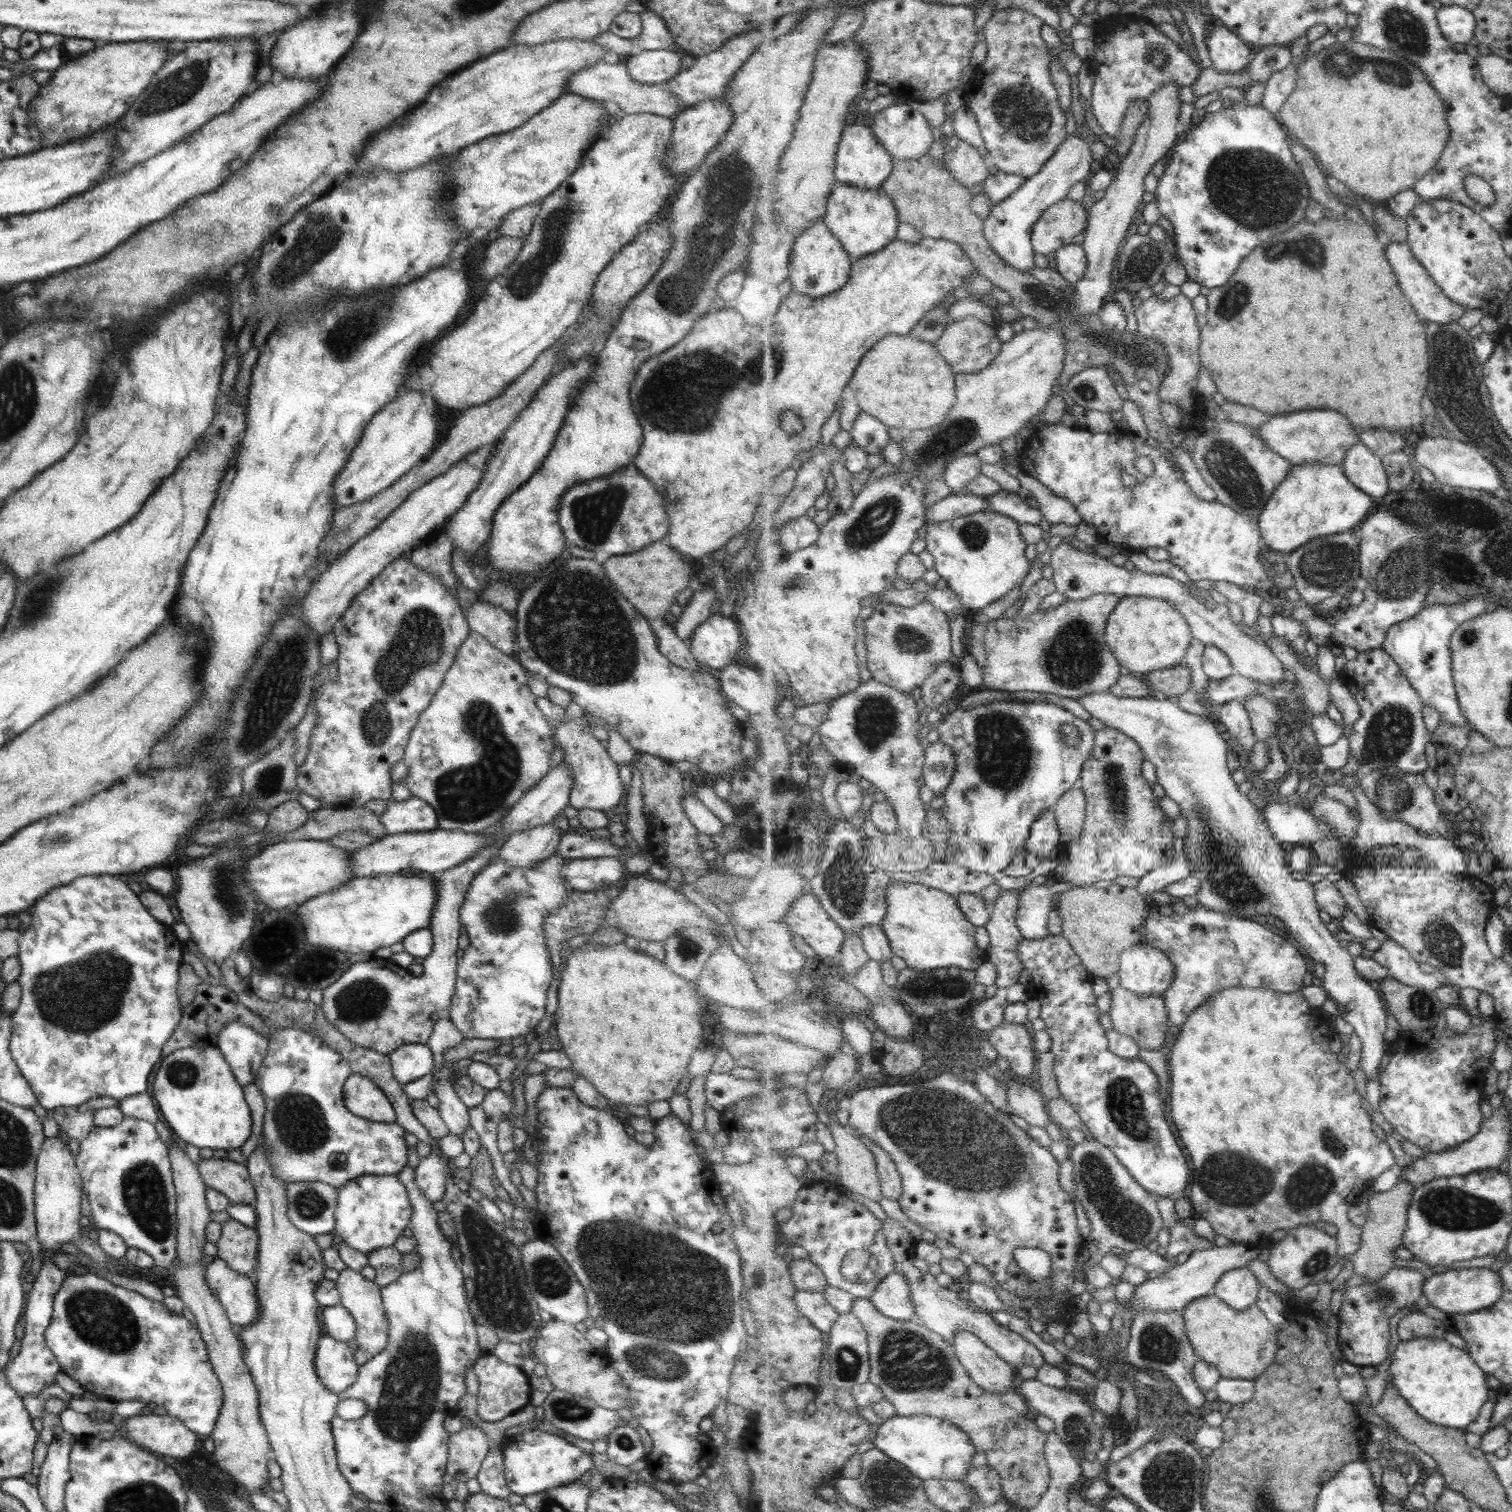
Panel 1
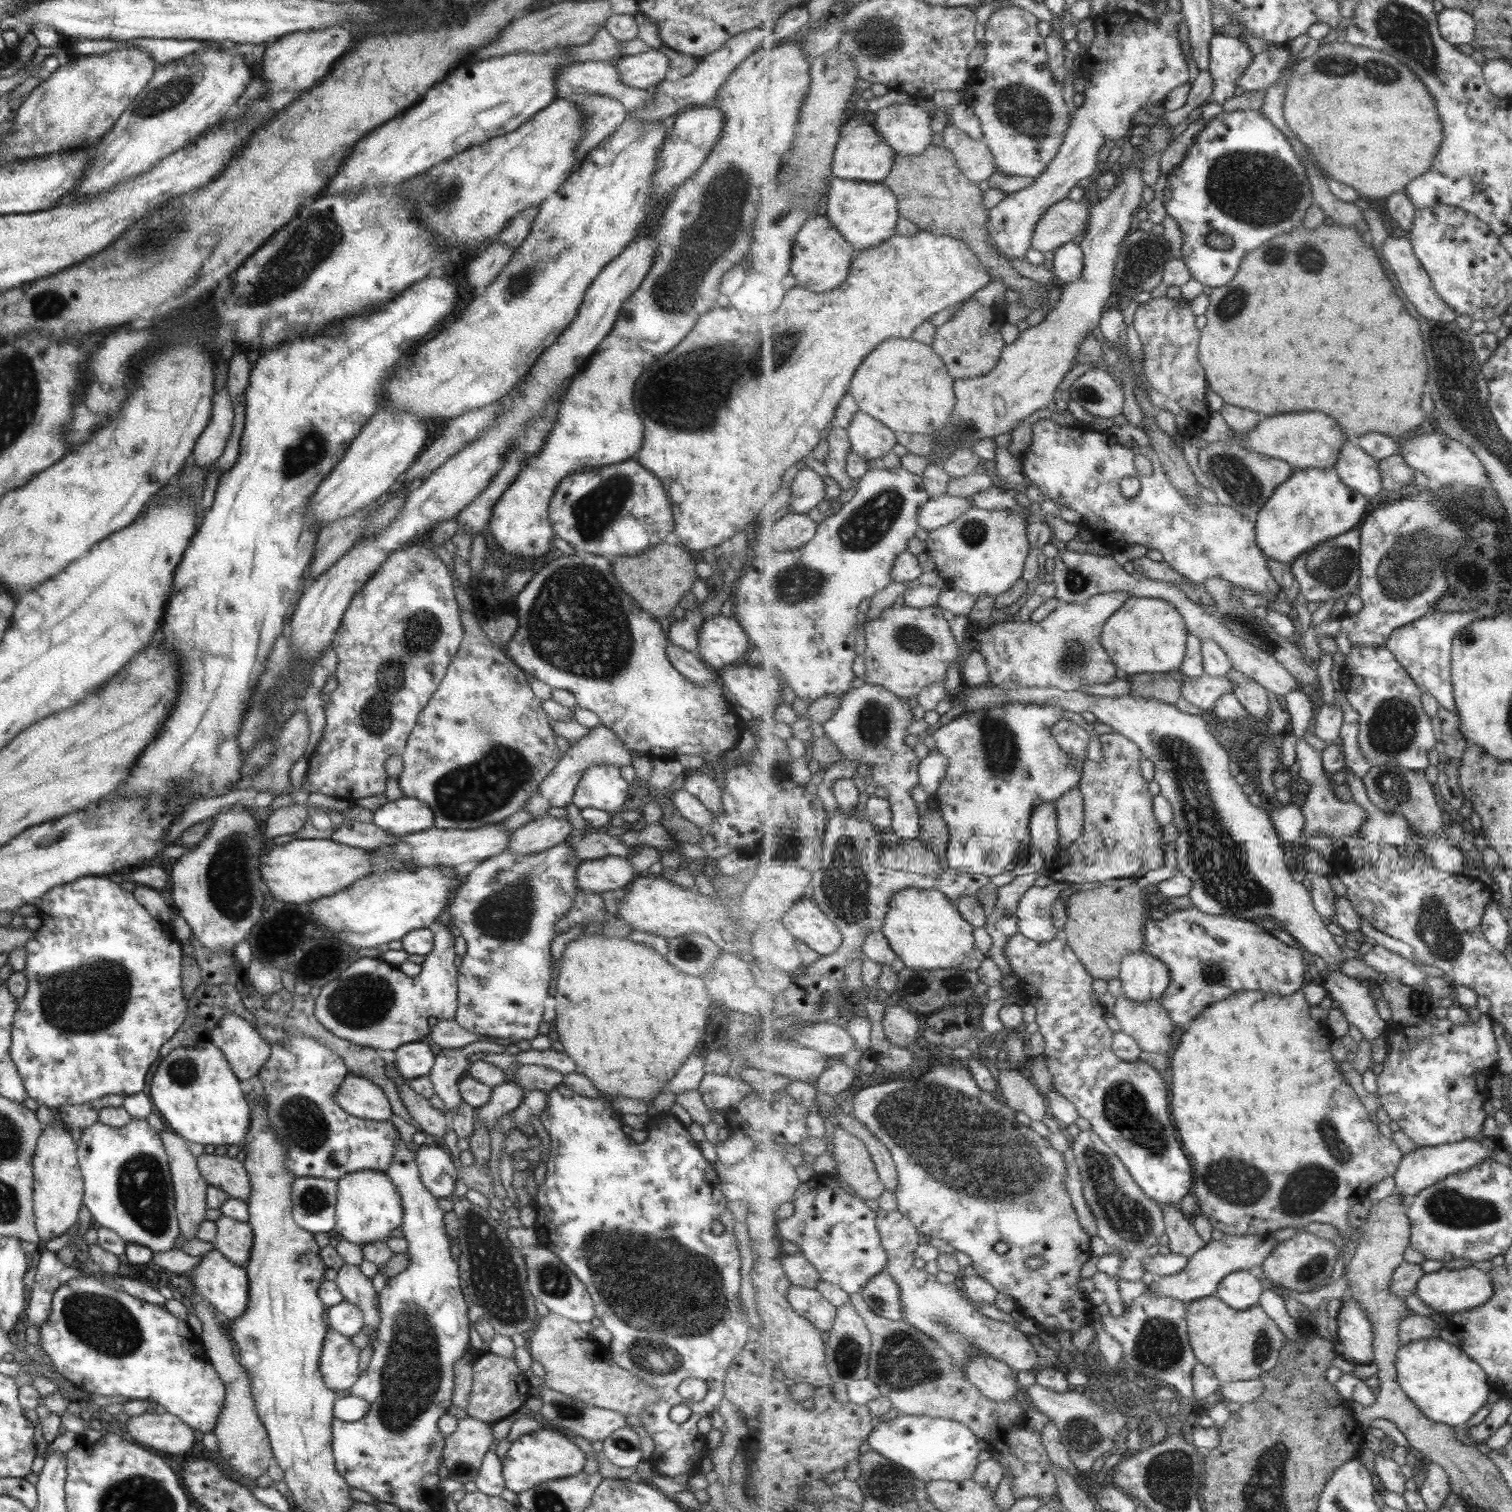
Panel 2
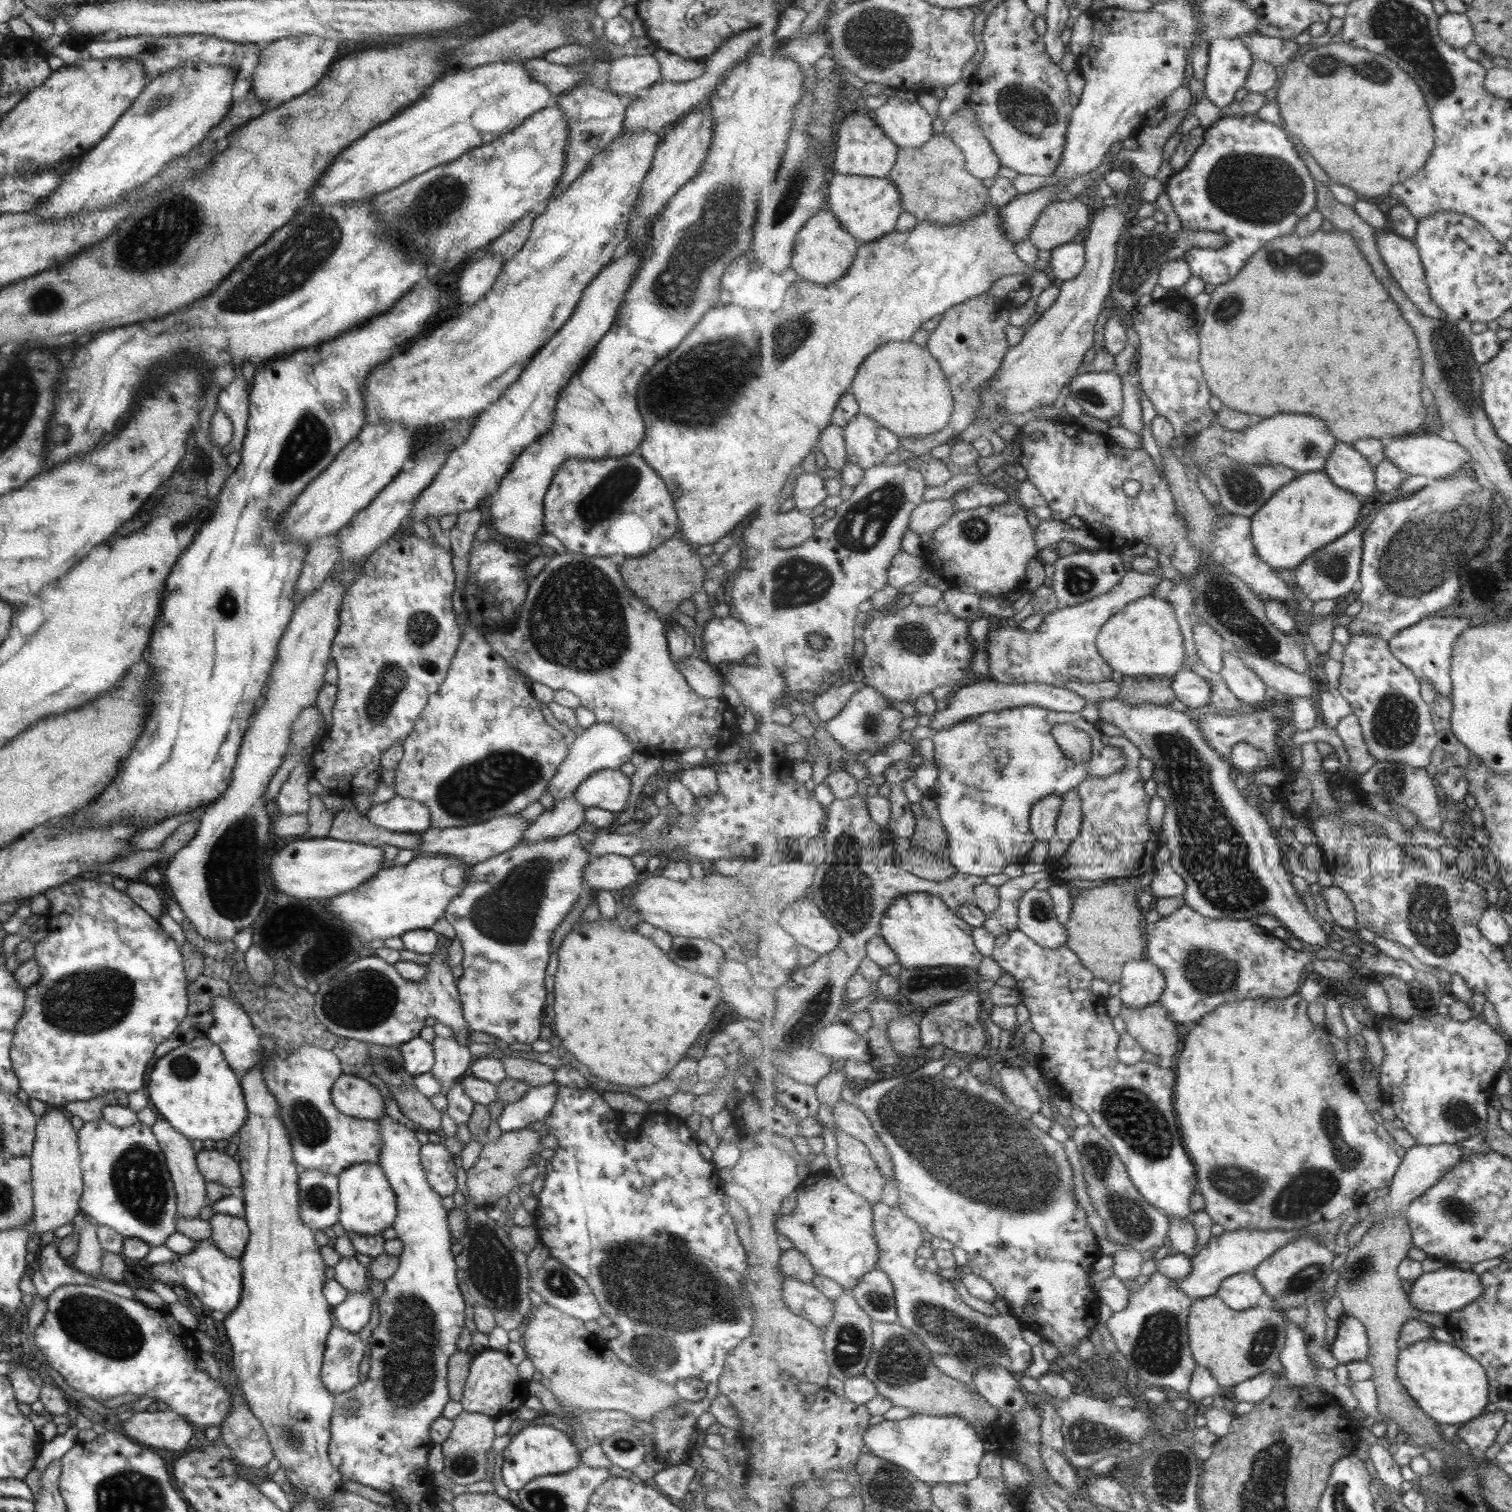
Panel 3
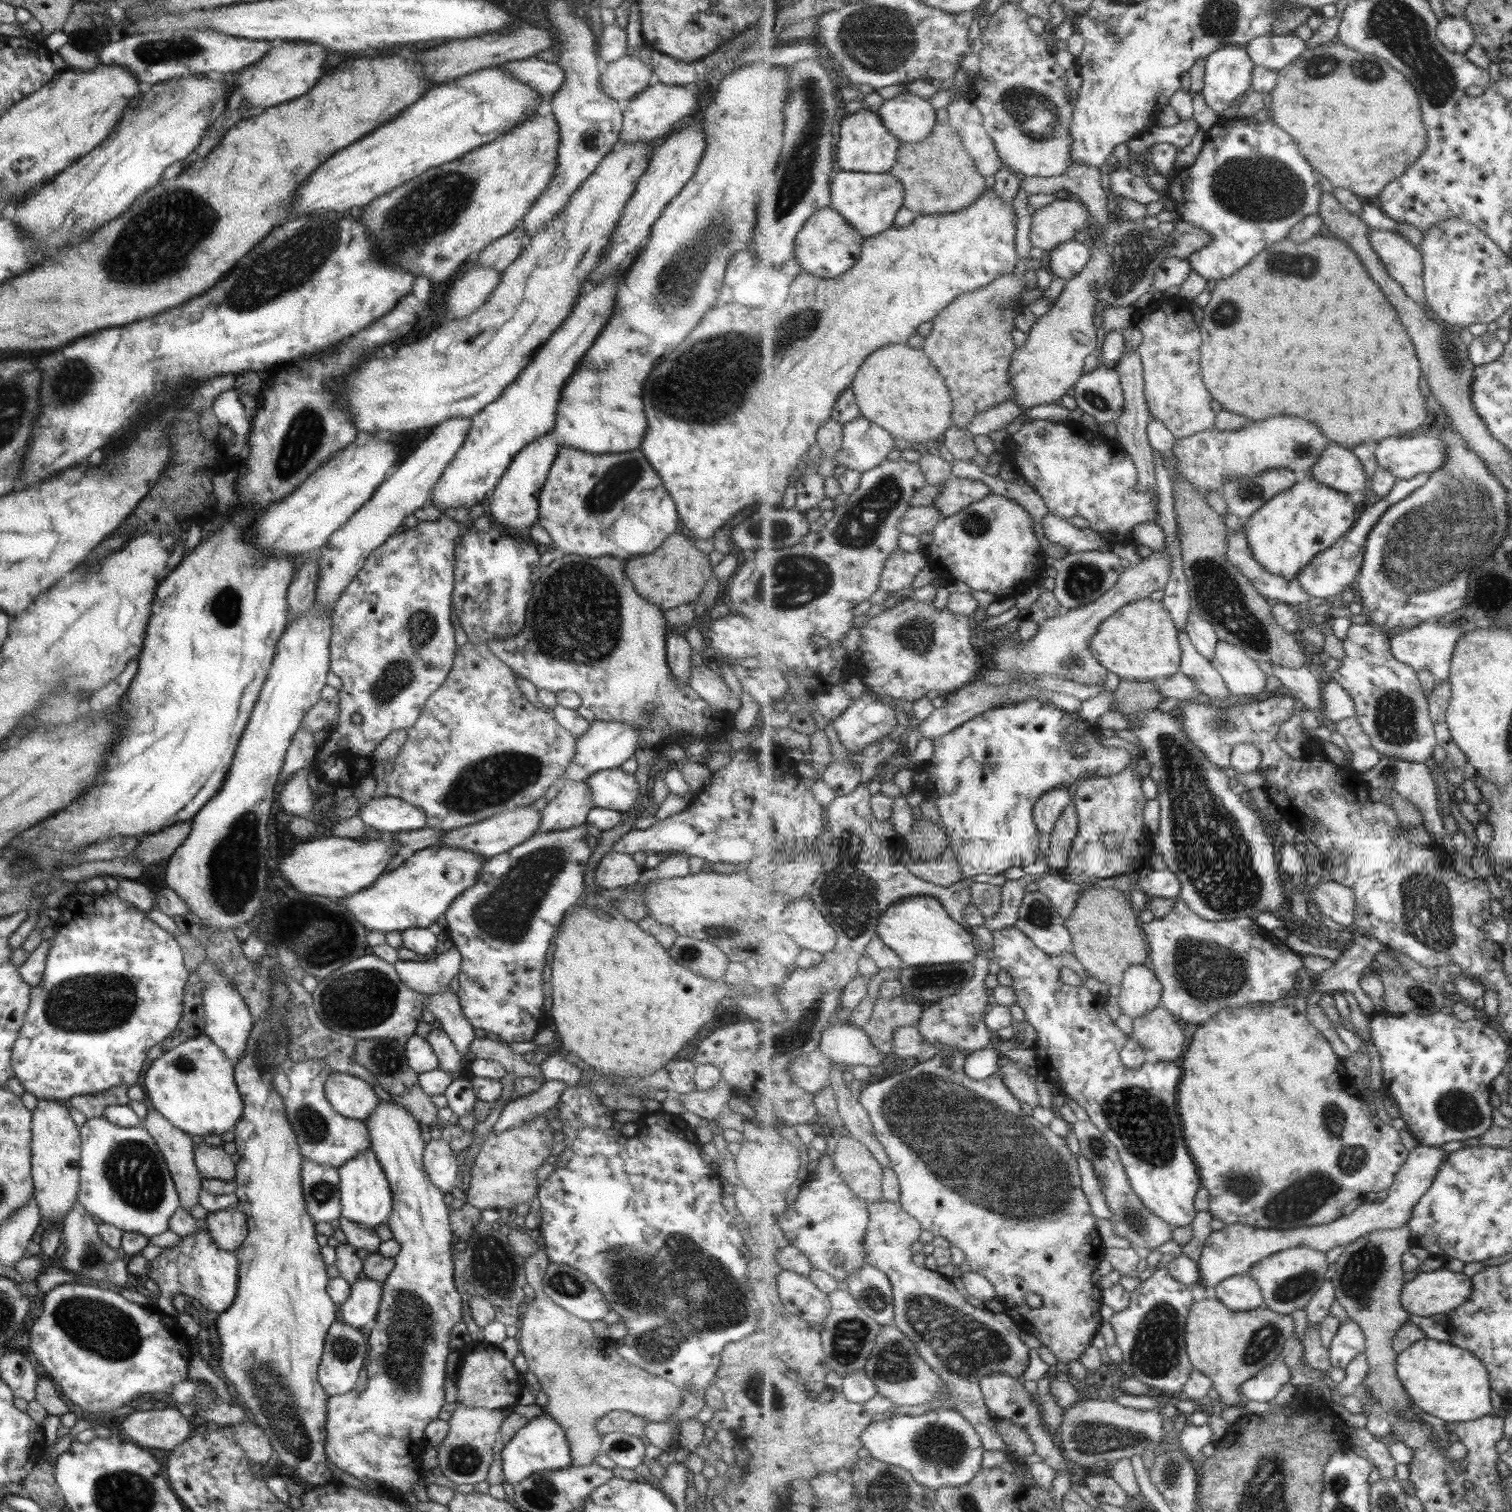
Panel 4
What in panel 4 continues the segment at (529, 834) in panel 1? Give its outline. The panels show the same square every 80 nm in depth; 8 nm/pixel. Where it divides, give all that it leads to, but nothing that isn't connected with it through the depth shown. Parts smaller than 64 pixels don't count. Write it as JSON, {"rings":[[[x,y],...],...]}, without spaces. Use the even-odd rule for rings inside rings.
{"rings":[[[587,779],[565,781],[556,796],[540,810],[540,825],[534,834],[583,825],[593,807]]]}

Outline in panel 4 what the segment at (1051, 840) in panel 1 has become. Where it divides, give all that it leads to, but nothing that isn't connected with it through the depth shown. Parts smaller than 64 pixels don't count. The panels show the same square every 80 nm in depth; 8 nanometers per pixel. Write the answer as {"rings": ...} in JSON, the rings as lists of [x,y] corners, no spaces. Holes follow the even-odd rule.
{"rings":[[[1055,787],[1039,798],[1034,808],[1034,818],[1038,830],[1043,835],[1051,836],[1060,816],[1072,803],[1069,787]]]}

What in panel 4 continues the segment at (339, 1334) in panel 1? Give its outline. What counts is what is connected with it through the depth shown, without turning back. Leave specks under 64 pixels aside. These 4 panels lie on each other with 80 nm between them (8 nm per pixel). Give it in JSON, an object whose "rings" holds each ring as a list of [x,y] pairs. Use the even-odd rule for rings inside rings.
{"rings":[[[370,1278],[351,1284],[349,1298],[337,1307],[337,1319],[365,1331],[373,1320],[381,1298],[382,1286]]]}

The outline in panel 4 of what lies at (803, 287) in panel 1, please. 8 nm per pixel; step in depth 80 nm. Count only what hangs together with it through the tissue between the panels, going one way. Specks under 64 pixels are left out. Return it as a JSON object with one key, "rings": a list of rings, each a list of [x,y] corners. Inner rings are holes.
{"rings":[[[823,208],[813,213],[796,236],[796,258],[792,270],[813,274],[821,279],[838,278],[848,273],[860,260],[865,239],[861,231],[835,208]]]}

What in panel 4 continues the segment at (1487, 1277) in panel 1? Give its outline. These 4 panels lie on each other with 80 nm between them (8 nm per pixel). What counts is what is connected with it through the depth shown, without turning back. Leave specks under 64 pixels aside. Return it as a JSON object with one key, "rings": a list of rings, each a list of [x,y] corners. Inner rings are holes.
{"rings":[[[1440,1267],[1431,1272],[1419,1272],[1407,1282],[1402,1305],[1413,1315],[1449,1314],[1468,1300],[1473,1289],[1472,1277]]]}

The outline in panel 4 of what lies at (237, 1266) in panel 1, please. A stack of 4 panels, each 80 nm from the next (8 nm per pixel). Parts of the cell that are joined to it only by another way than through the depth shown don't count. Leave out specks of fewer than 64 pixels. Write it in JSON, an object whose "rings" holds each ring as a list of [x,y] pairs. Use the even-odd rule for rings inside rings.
{"rings":[[[239,1204],[223,1210],[208,1212],[204,1218],[206,1230],[215,1246],[225,1251],[235,1251],[247,1235],[246,1216]]]}

